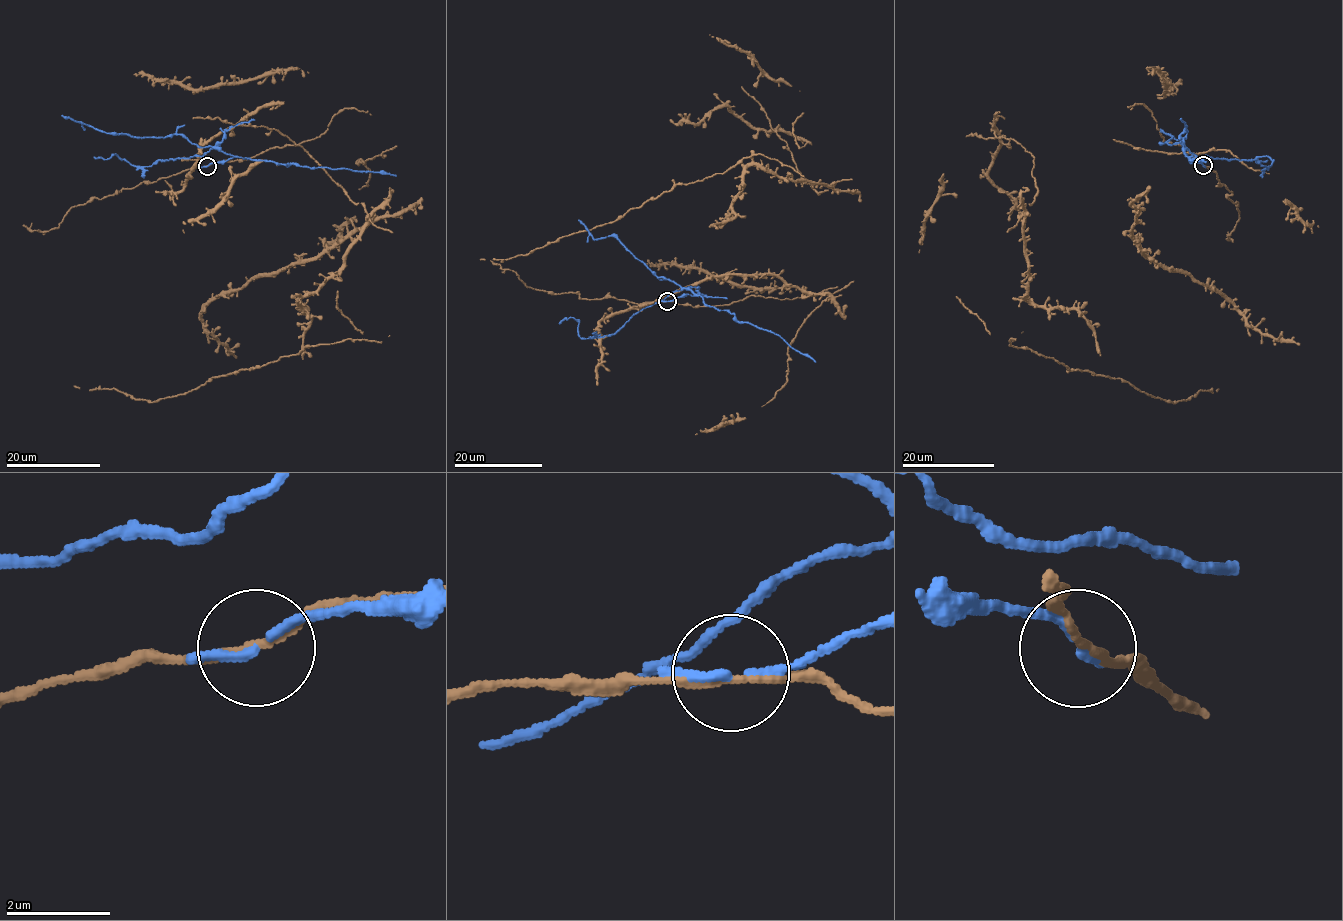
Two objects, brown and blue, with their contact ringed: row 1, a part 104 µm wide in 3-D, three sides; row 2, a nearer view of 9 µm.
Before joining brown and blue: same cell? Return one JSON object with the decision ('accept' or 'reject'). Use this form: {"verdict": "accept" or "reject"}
{"verdict": "reject"}

